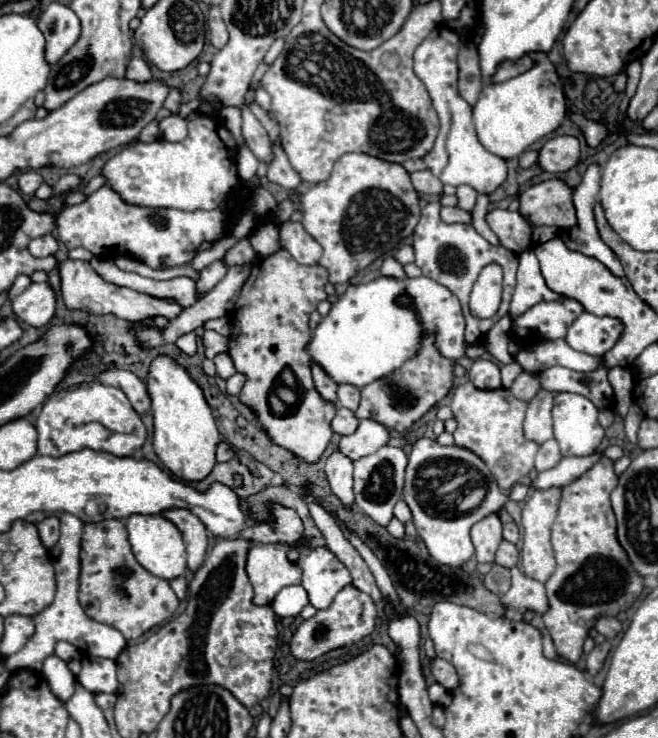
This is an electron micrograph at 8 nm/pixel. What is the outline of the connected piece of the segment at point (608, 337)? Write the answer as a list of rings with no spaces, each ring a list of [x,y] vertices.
[[[584,312],[568,328],[566,342],[574,350],[602,358],[618,342],[620,334],[622,334],[620,320]]]

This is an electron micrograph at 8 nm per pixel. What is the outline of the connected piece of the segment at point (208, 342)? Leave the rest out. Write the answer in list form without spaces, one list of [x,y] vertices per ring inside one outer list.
[[[206,330],[202,336],[202,344],[204,344],[204,354],[206,358],[214,358],[220,352],[228,350],[228,340],[224,336],[220,336],[214,330]]]

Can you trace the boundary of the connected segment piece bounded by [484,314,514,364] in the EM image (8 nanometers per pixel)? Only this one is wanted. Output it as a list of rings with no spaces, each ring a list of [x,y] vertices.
[[[506,314],[502,320],[498,320],[498,324],[492,326],[492,330],[486,334],[486,340],[484,340],[484,346],[486,350],[502,364],[510,364],[514,358],[506,352],[506,336],[510,336],[510,326],[512,326],[512,320],[510,316]]]

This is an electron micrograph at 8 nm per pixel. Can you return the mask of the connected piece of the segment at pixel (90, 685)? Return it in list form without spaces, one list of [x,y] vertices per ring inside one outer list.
[[[86,656],[86,658],[82,658],[82,670],[76,676],[76,680],[92,694],[116,692],[116,688],[118,688],[116,662],[106,660],[106,658]]]

